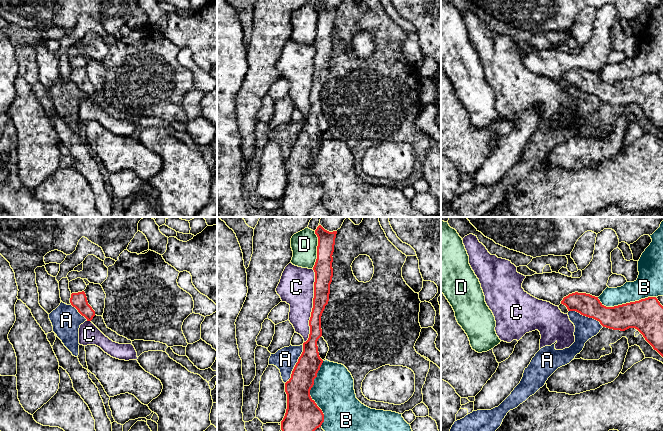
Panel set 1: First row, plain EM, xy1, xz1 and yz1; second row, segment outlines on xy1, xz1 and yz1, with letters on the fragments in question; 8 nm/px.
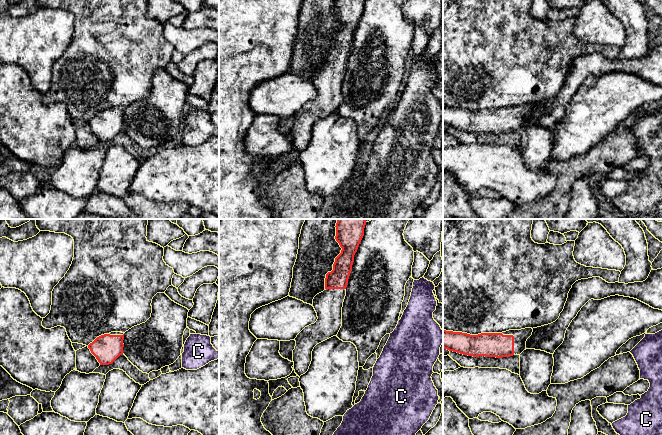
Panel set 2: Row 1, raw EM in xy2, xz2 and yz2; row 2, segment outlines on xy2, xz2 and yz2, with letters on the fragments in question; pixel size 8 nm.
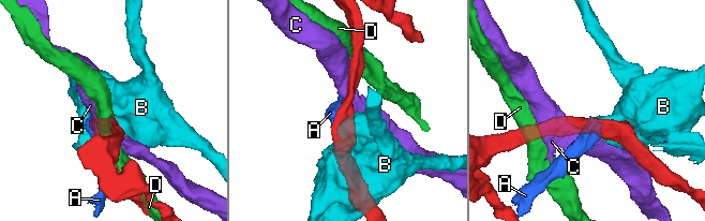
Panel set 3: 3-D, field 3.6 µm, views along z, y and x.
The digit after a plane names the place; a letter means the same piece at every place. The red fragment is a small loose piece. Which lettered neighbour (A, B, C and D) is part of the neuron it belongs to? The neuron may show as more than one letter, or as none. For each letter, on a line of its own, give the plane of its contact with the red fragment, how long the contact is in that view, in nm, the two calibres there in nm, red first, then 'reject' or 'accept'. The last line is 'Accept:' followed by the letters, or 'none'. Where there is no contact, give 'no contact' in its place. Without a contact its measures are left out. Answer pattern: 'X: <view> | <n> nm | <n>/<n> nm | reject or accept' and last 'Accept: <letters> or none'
A: xz1 | 340 nm | 200/190 nm | reject
B: xz1 | 550 nm | 280/340 nm | reject
C: xz1 | 600 nm | 140/280 nm | reject
D: xz1 | 300 nm | 150/220 nm | reject
Accept: none

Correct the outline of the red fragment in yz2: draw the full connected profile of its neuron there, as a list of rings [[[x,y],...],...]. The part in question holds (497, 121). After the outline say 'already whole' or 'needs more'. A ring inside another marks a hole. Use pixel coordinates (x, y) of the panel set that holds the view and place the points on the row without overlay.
[[[532,104],[509,106],[502,109],[470,111],[443,105],[443,124],[463,131],[479,133],[510,133],[526,126]]]; needs more

